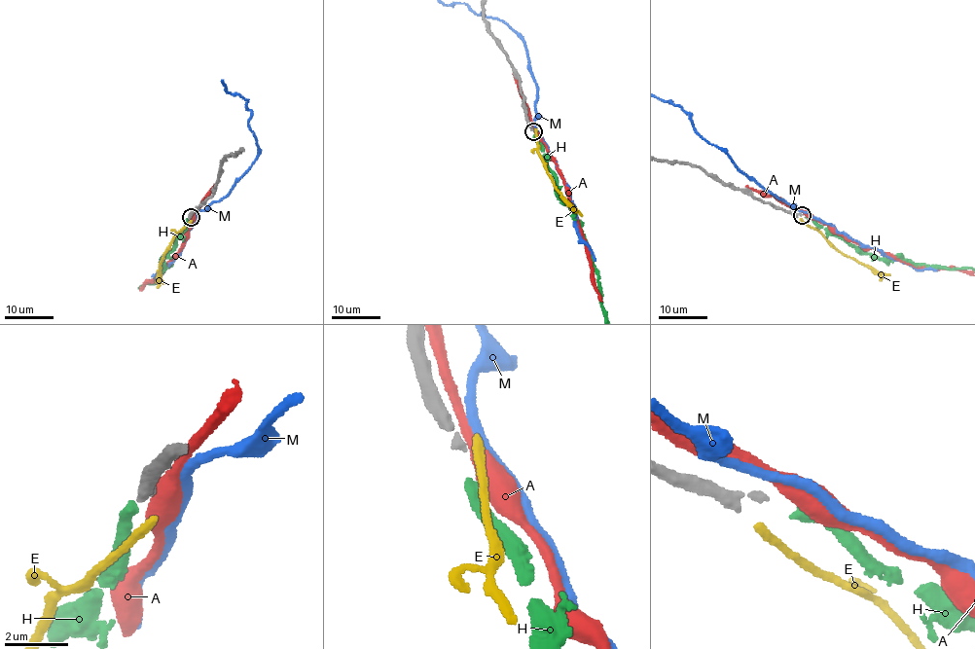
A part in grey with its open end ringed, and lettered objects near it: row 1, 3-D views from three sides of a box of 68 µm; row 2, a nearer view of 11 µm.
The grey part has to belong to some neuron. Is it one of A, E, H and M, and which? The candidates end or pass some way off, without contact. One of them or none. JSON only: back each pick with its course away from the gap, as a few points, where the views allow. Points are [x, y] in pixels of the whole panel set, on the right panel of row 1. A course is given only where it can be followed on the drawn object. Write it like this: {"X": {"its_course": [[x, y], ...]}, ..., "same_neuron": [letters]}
{"same_neuron": ["H"]}

